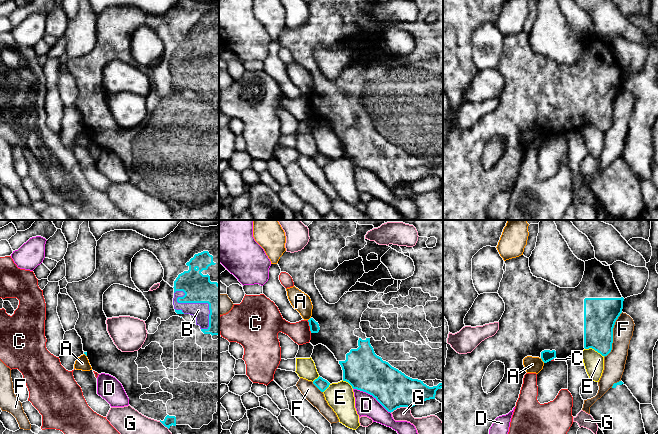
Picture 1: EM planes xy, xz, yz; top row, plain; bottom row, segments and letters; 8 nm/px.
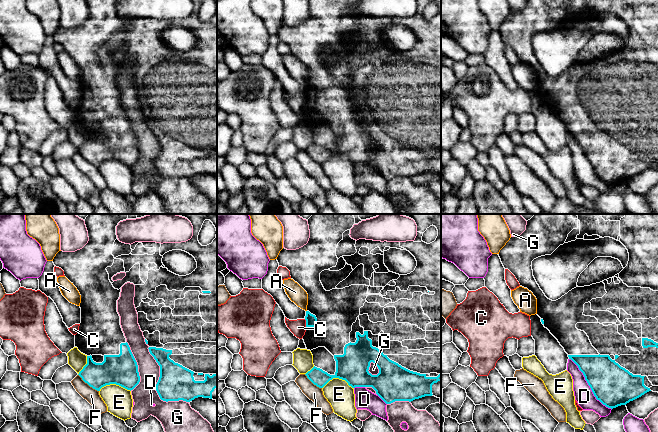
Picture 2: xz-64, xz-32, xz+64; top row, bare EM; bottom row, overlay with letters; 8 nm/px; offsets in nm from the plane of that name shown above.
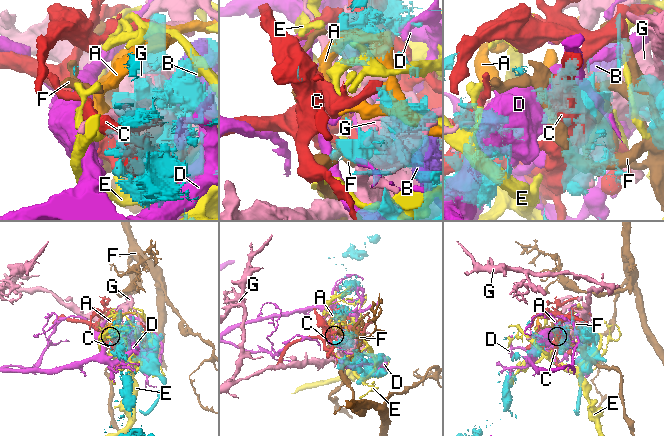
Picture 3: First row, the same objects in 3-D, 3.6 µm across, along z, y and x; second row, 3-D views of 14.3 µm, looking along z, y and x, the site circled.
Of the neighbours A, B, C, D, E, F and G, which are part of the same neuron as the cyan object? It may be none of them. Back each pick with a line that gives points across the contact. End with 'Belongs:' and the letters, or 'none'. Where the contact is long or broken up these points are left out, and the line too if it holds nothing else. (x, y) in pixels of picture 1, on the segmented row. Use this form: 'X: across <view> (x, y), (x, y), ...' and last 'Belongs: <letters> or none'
Belongs: B

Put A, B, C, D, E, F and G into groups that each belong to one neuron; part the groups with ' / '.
A / B / C / D / E / F / G

